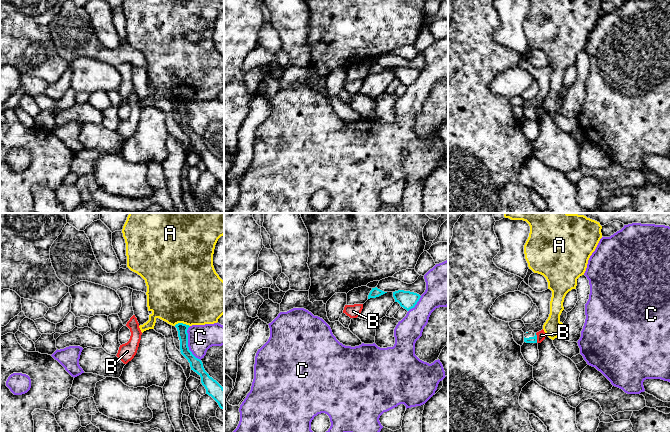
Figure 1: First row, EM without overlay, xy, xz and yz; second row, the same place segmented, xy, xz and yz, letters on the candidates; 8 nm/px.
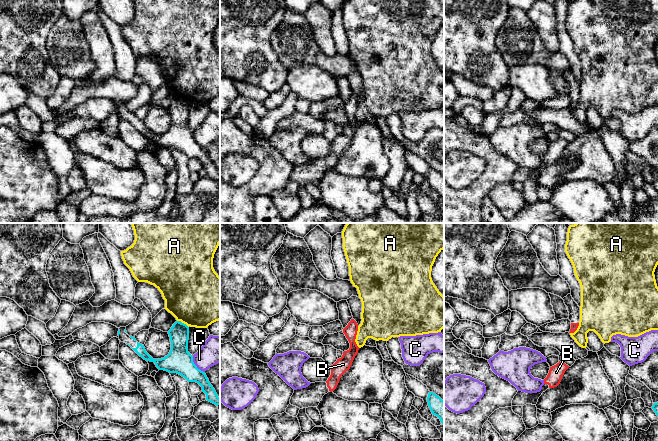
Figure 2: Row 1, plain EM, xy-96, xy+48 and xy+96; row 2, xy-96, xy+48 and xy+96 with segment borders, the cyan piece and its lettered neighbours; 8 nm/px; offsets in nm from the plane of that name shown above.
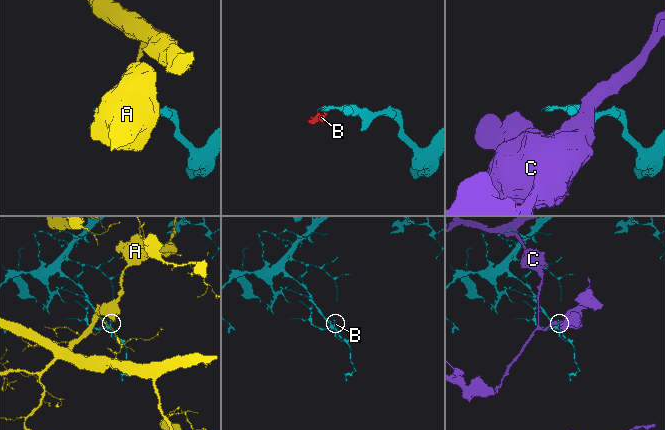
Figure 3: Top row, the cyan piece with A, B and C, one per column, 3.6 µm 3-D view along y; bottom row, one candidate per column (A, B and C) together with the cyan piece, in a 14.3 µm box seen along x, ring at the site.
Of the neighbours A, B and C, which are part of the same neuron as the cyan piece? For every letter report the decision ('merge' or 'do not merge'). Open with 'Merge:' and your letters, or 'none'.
Merge: none
A: do not merge
B: do not merge
C: do not merge

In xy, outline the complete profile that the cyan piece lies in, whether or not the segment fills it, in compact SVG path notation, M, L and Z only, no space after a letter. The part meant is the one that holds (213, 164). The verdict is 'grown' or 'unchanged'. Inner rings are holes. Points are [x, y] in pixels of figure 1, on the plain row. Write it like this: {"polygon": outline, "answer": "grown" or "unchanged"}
{"polygon": "M178 99L175 101L178 107L180 116L180 128L190 139L191 146L196 148L201 153L201 159L206 165L206 170L211 172L224 186L224 164L205 147L203 139L196 134L188 123L188 109L189 101Z", "answer": "unchanged"}

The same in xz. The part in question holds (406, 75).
{"polygon": "M398 66L393 68L395 78L398 78L401 83L409 87L414 84L420 75L420 71L410 67Z", "answer": "unchanged"}

